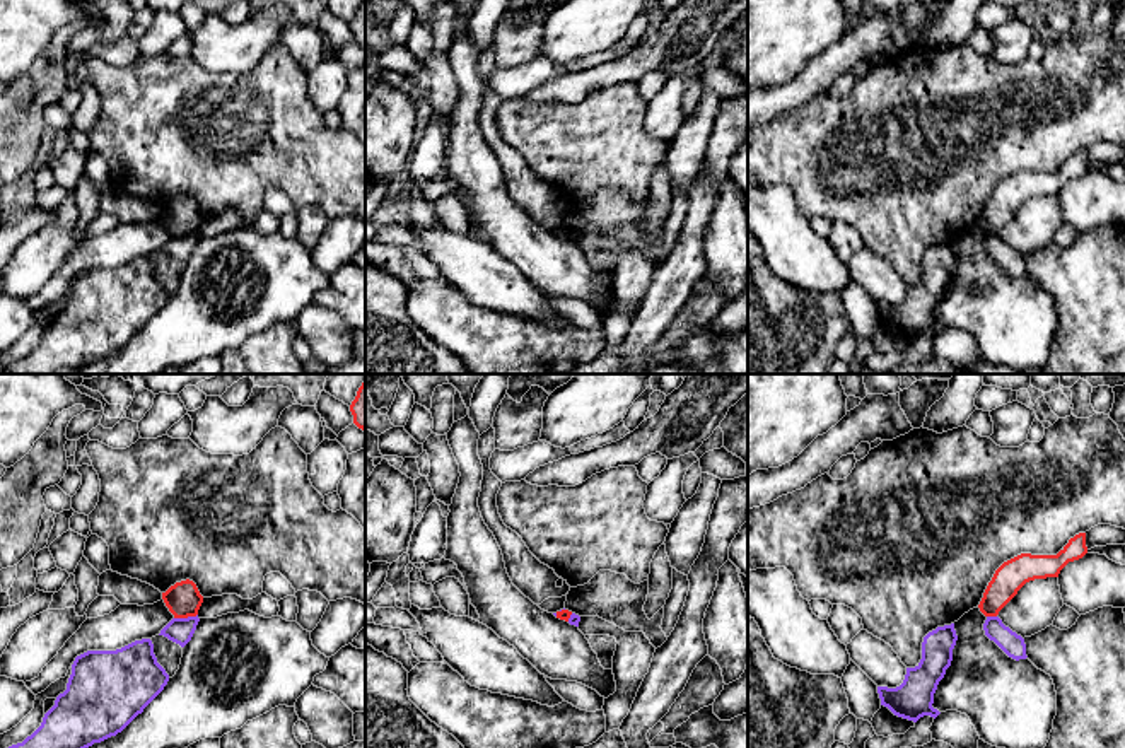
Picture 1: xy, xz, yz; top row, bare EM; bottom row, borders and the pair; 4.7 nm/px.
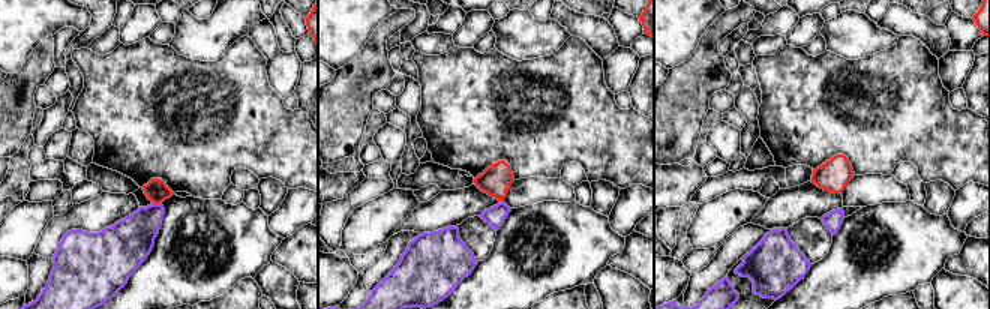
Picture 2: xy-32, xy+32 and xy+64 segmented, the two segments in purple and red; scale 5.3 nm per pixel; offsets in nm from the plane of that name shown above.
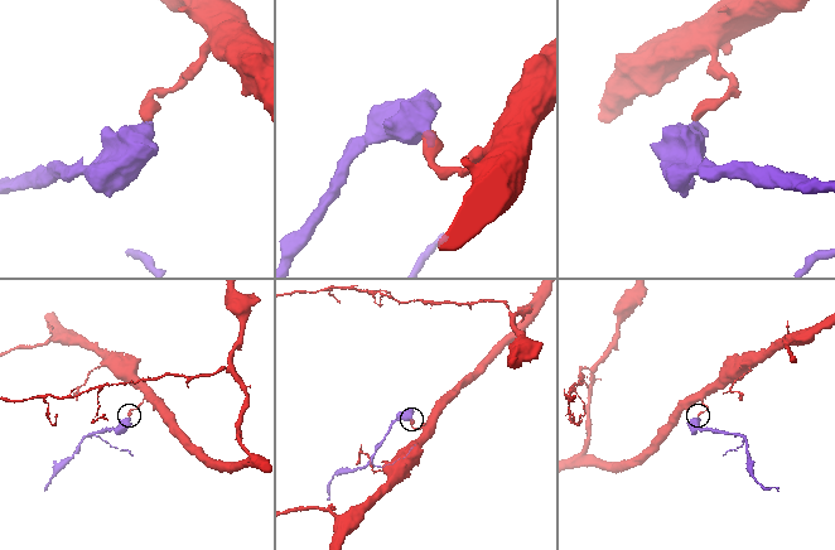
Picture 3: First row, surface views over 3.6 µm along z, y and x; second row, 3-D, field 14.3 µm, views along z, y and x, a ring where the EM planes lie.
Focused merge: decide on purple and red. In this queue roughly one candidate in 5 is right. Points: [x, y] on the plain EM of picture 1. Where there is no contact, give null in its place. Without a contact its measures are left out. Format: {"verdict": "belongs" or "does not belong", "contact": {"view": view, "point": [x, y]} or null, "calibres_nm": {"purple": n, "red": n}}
{"verdict": "does not belong", "contact": {"view": "xy", "point": [185, 236]}, "calibres_nm": {"purple": 120, "red": 160}}

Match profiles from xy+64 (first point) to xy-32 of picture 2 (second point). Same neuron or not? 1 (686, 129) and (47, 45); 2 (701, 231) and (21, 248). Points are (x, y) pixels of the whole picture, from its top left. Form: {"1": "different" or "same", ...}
{"1": "same", "2": "same"}

